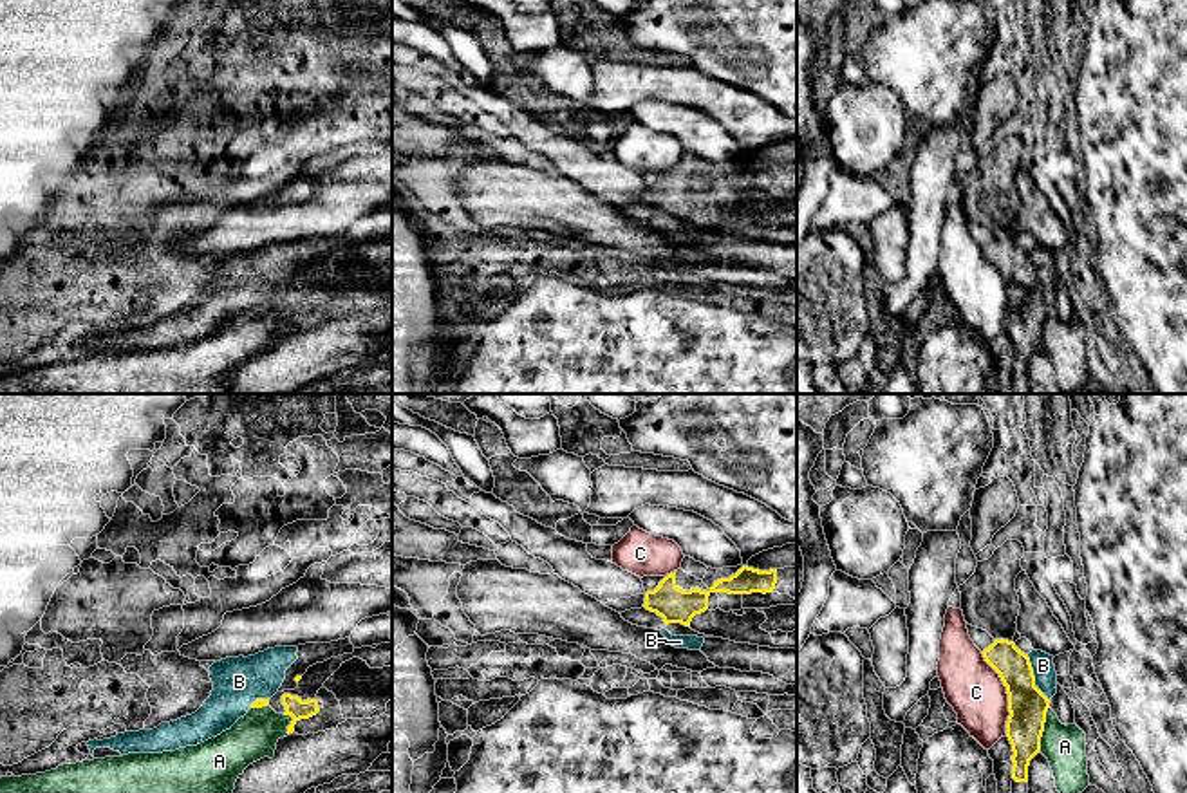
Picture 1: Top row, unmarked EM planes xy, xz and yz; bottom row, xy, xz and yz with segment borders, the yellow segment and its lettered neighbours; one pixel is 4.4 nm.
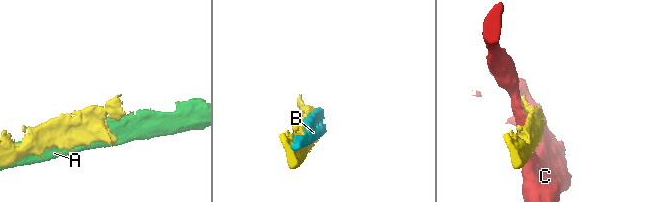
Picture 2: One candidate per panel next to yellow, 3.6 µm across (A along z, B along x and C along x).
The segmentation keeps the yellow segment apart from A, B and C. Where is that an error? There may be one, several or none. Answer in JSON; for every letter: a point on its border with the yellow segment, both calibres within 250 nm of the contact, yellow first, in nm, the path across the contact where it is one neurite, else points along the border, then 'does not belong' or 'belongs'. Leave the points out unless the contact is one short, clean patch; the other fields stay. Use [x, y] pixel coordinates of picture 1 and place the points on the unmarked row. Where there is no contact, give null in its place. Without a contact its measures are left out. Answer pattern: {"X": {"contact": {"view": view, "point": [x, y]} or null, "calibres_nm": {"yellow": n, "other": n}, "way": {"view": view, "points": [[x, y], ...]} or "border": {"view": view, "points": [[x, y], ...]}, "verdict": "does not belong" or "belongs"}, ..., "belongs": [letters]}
{"A": {"contact": {"view": "yz", "point": [1043, 324]}, "calibres_nm": {"yellow": 170, "other": 190}, "verdict": "does not belong"}, "B": {"contact": {"view": "yz", "point": [1034, 273]}, "calibres_nm": {"yellow": 170, "other": 100}, "verdict": "does not belong"}, "C": {"contact": {"view": "yz", "point": [1007, 288]}, "calibres_nm": {"yellow": 170, "other": 260}, "border": {"view": "yz", "points": [[980, 248], [1005, 282], [1007, 329]]}, "verdict": "does not belong"}, "belongs": []}

